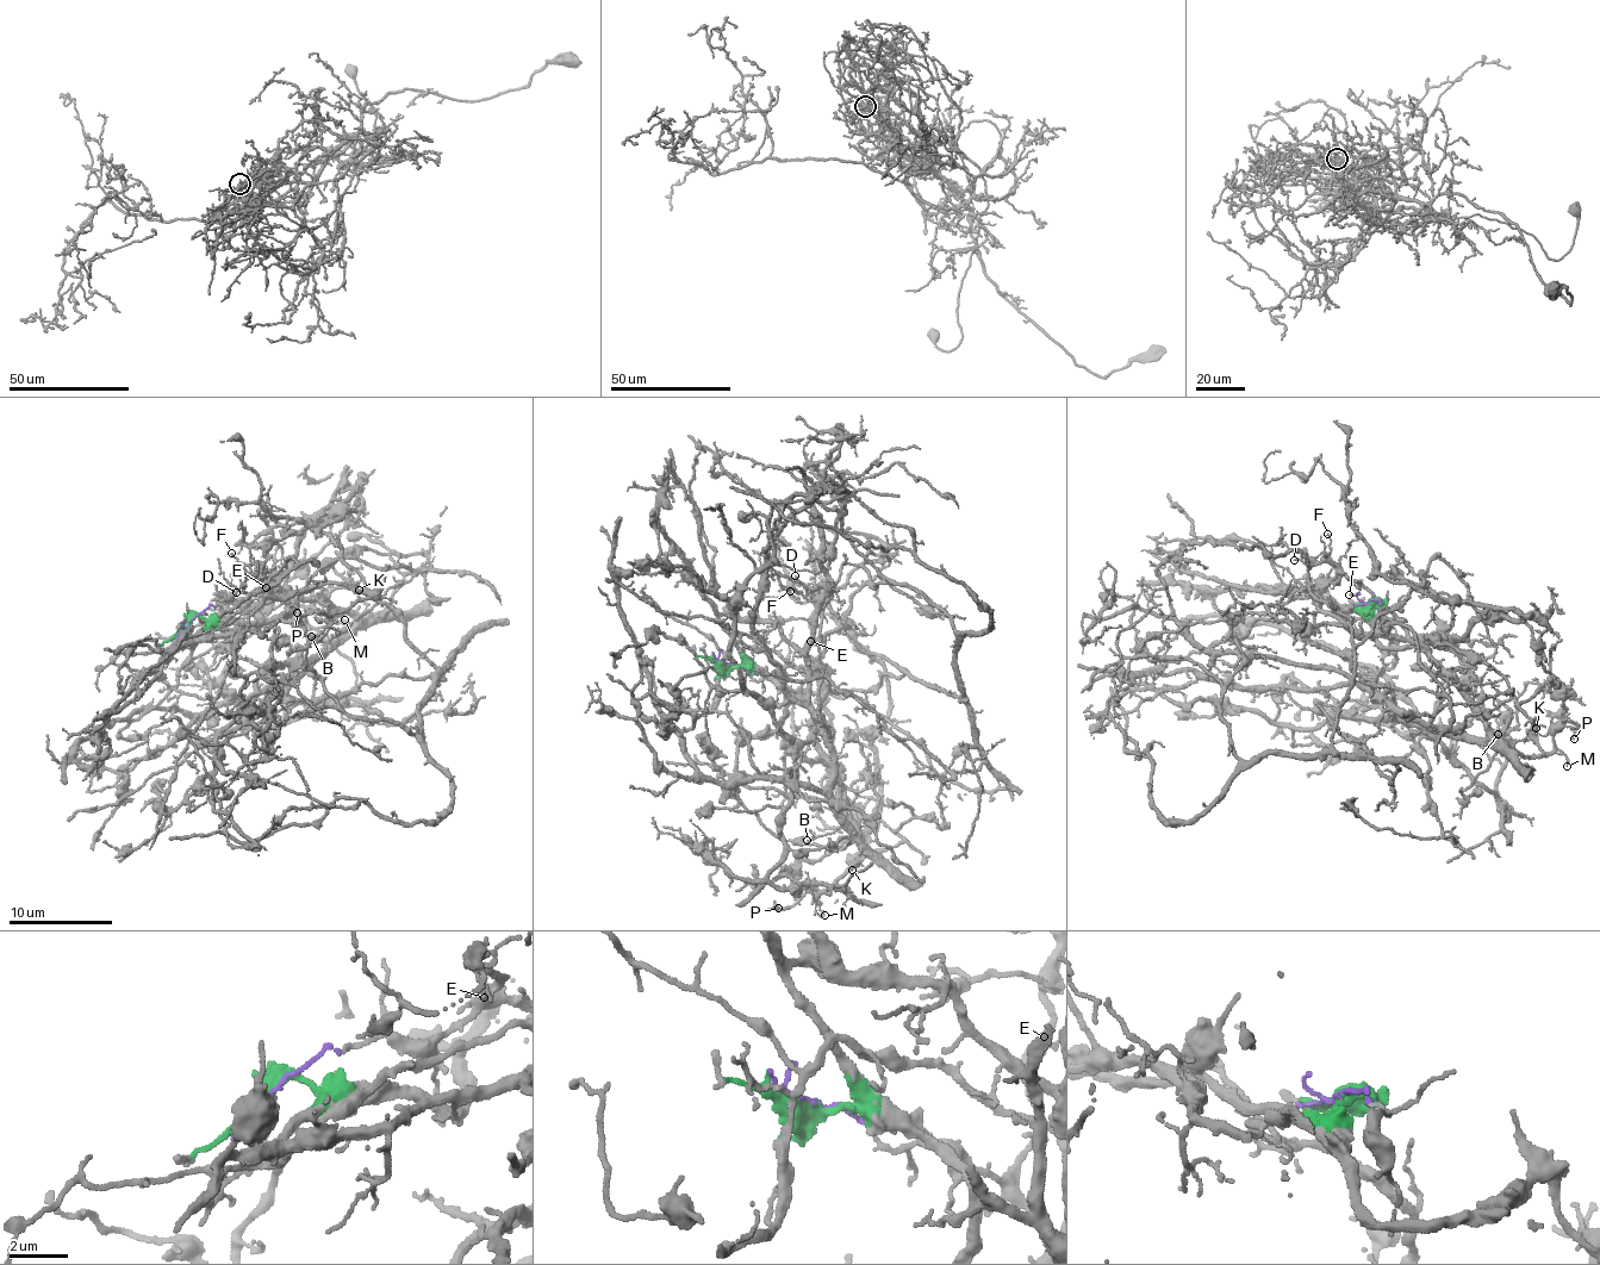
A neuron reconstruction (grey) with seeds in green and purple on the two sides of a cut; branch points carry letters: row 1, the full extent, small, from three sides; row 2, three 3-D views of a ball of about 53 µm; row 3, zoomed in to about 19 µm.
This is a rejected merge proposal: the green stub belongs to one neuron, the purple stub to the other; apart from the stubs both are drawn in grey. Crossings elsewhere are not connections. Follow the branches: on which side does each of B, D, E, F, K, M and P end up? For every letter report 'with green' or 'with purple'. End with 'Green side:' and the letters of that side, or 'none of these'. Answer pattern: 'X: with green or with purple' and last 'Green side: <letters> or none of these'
B: with purple
D: with purple
E: with purple
F: with purple
K: with purple
M: with purple
P: with purple
Green side: none of these

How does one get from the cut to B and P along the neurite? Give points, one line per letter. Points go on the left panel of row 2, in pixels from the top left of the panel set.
B: (188, 622), (205, 610), (225, 603), (246, 602), (273, 589), (318, 598), (356, 619), (332, 640), (310, 637)
P: (188, 622), (273, 589), (368, 616), (340, 623), (319, 587), (292, 605), (297, 612)

